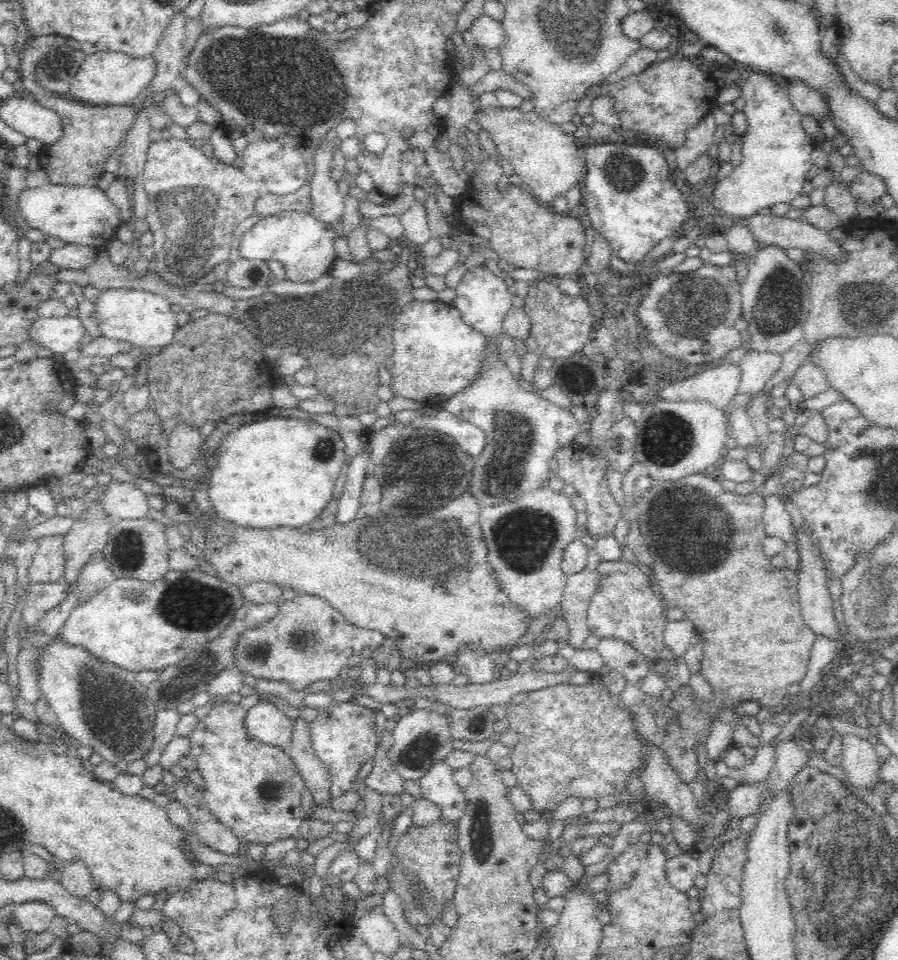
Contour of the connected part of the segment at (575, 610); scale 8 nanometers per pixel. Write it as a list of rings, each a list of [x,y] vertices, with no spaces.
[[[588,550],[588,564],[582,572],[578,574],[570,574],[566,578],[566,588],[562,594],[562,618],[566,620],[568,628],[570,628],[570,638],[568,638],[568,646],[570,648],[584,648],[586,638],[590,636],[588,628],[586,628],[586,608],[588,608],[588,598],[590,594],[596,590],[598,586],[598,564],[600,564],[600,556],[596,550]]]

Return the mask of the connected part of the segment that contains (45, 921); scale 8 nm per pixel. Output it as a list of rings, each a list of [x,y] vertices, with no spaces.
[[[26,902],[26,904],[20,904],[20,906],[14,906],[12,914],[4,916],[2,922],[10,928],[10,926],[16,926],[18,930],[22,930],[24,934],[40,934],[40,932],[48,932],[50,928],[50,922],[54,918],[54,910],[46,904],[40,904],[40,902]]]

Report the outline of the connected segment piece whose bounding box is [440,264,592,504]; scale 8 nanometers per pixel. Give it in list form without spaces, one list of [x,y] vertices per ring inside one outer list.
[[[484,264],[464,272],[460,284],[456,286],[456,298],[452,300],[452,306],[462,316],[462,322],[484,338],[484,350],[480,352],[478,370],[474,376],[464,388],[440,402],[442,410],[474,424],[484,432],[486,444],[474,460],[476,464],[470,484],[480,504],[514,502],[524,494],[546,486],[552,478],[550,460],[556,456],[554,450],[558,444],[592,430],[592,422],[580,422],[566,408],[558,408],[556,404],[540,398],[536,390],[520,388],[508,366],[502,362],[500,336],[504,334],[506,316],[512,310],[512,298],[512,284],[504,282]]]

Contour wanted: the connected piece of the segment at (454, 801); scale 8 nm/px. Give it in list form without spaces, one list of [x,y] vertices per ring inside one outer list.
[[[434,764],[422,778],[420,778],[420,790],[422,798],[436,804],[440,810],[440,824],[446,824],[452,830],[452,842],[458,846],[458,824],[460,818],[466,814],[466,798],[464,790],[458,788],[454,780],[454,770],[446,764]]]

